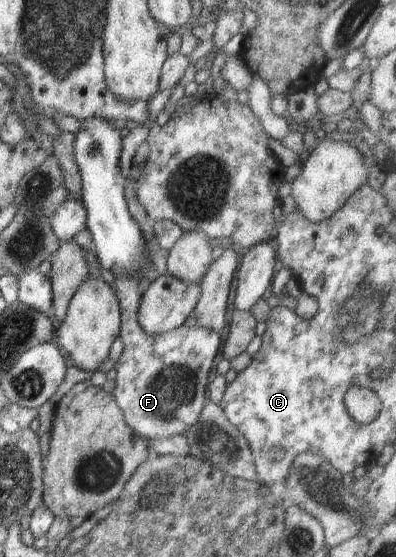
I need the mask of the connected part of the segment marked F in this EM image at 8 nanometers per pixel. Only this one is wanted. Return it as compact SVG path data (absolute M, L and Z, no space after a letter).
M137 267L139 273L135 275L115 275L116 296L120 303L121 327L119 339L123 344L123 351L119 361L115 361L113 367L117 374L115 375L114 396L117 405L124 413L125 421L133 431L141 437L151 439L167 439L175 435L184 434L185 431L198 422L200 413L207 403L205 391L207 391L207 379L209 371L213 367L213 359L219 351L221 345L221 336L205 327L181 326L173 331L159 333L159 335L147 335L137 321L137 311L141 305L141 297L145 287L147 287L145 277L145 267Z

